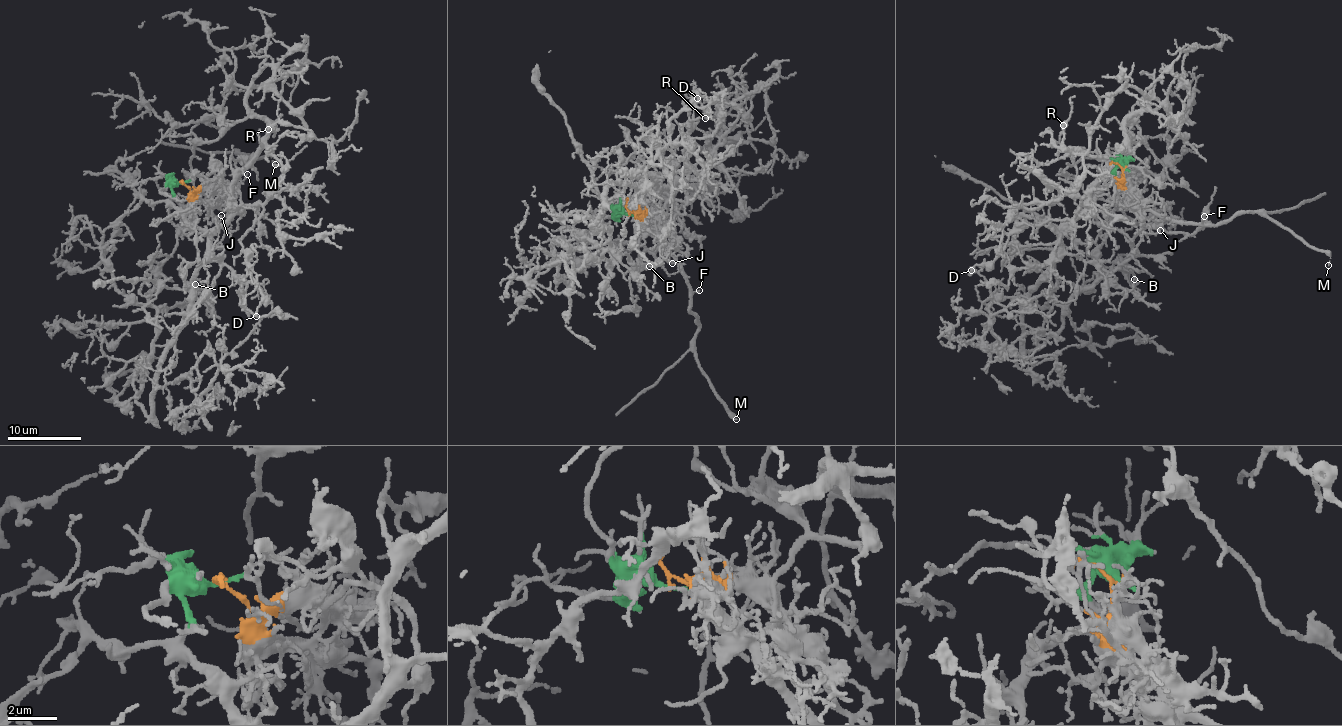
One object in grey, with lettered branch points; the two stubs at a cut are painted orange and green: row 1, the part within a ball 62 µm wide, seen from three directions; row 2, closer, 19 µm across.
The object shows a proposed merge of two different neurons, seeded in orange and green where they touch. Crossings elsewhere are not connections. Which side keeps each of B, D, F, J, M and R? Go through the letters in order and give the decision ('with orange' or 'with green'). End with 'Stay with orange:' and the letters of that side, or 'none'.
B: with green
D: with green
F: with orange
J: with orange
M: with orange
R: with green
Stay with orange: F, J, M

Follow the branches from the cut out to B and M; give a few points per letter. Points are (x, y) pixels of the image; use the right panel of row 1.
B: (1125, 169), (1117, 168), (1093, 212), (1060, 232), (1059, 243), (1092, 262), (1112, 294), (1131, 290), (1135, 280)
M: (1125, 170), (1123, 185), (1129, 192), (1164, 217), (1222, 225), (1242, 212), (1264, 212), (1327, 252), (1329, 265)

